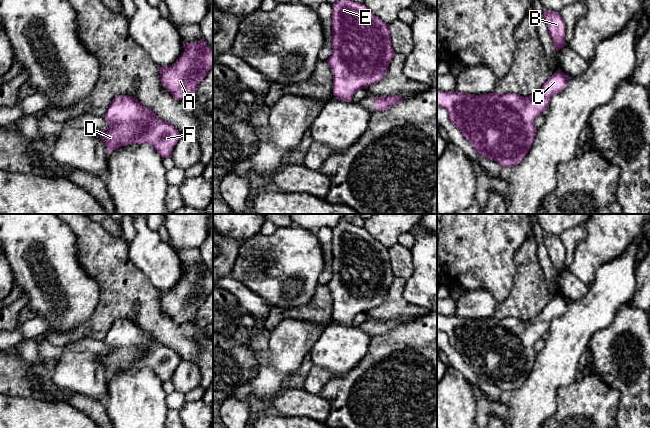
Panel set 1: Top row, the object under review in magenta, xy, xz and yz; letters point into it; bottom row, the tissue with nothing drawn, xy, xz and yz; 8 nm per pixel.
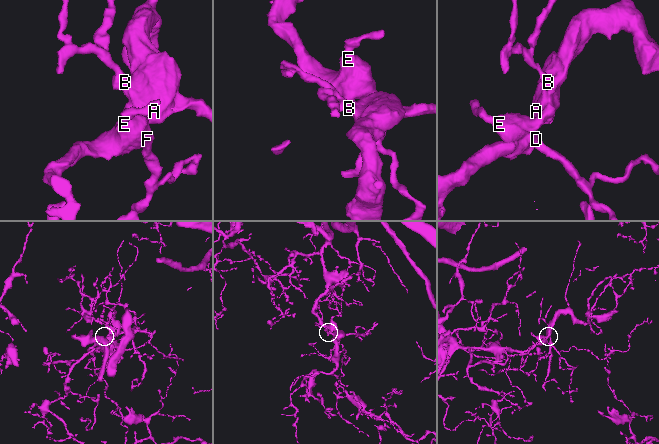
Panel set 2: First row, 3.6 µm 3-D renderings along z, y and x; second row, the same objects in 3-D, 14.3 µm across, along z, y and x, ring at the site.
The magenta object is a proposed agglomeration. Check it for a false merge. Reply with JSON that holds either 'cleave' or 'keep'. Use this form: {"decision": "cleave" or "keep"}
{"decision": "keep"}

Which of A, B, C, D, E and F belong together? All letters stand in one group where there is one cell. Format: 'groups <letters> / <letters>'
groups A B C D E F

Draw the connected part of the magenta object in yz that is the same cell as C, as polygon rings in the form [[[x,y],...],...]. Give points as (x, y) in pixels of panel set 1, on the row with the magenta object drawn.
[[[558,68],[539,91],[526,98],[514,93],[500,95],[493,92],[476,96],[437,89],[437,106],[447,110],[451,123],[478,154],[496,161],[502,167],[512,168],[525,158],[534,142],[537,130],[535,119],[544,110],[548,110],[551,97],[567,87],[569,78]]]

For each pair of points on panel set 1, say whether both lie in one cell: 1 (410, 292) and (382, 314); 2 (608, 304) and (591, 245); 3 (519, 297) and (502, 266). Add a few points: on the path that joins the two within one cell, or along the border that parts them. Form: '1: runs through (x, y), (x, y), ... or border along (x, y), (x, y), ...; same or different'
1: border along (405, 280), (404, 297), (424, 308); different
2: border along (619, 256), (603, 263), (589, 285); different
3: border along (513, 260), (514, 284), (510, 293), (499, 303); different

